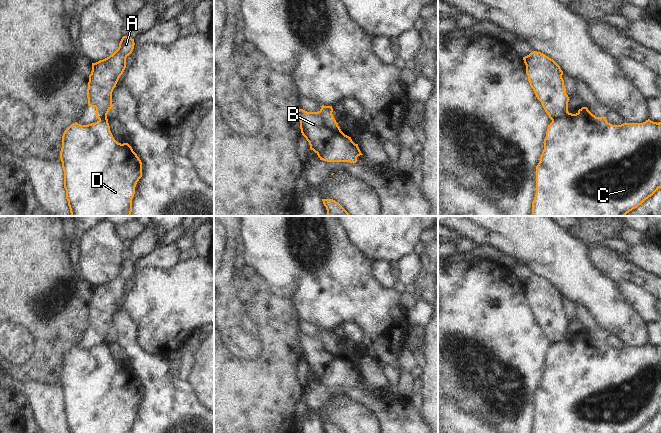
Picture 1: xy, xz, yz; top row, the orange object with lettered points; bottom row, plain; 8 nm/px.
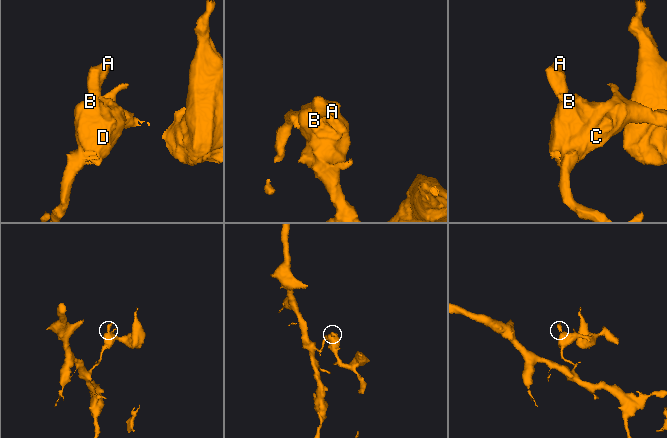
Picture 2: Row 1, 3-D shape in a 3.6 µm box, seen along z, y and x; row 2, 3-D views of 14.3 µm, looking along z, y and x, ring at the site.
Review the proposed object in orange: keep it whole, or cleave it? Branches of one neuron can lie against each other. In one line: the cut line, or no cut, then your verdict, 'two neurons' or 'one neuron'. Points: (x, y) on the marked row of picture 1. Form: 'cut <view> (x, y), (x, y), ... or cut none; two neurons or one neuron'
cut yz (568, 112), (552, 121); two neurons

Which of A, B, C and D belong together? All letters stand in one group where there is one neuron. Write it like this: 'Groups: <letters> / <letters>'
Groups: A / B C D.

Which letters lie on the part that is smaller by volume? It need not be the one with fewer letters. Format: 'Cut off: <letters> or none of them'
Cut off: A.

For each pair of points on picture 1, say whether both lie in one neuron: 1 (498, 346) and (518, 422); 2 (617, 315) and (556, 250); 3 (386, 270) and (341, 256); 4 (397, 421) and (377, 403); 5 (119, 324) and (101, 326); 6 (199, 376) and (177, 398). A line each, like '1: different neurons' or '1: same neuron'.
1: same neuron
2: same neuron
3: different neurons
4: same neuron
5: different neurons
6: different neurons

